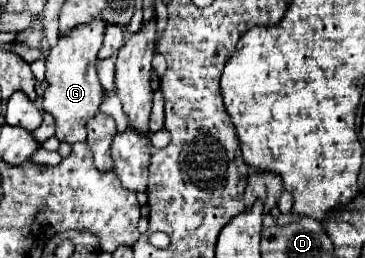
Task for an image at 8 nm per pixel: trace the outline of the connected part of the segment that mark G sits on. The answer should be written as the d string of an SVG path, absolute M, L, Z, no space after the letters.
M92 20L88 24L74 26L70 32L58 38L58 44L50 48L46 56L46 80L50 86L44 92L42 108L54 116L56 138L60 142L86 142L86 124L98 112L100 102L104 100L104 88L94 68L104 32L104 20Z

